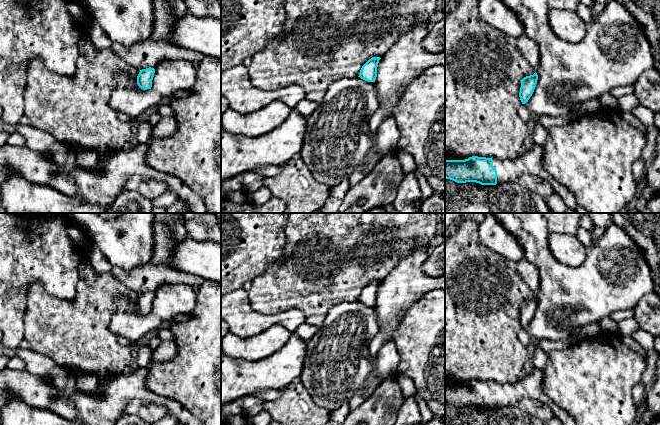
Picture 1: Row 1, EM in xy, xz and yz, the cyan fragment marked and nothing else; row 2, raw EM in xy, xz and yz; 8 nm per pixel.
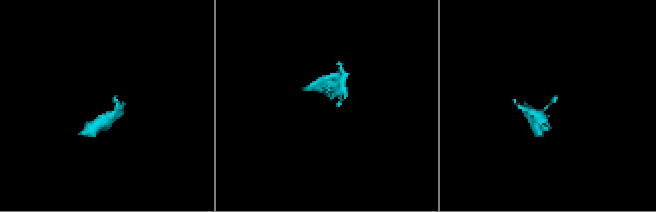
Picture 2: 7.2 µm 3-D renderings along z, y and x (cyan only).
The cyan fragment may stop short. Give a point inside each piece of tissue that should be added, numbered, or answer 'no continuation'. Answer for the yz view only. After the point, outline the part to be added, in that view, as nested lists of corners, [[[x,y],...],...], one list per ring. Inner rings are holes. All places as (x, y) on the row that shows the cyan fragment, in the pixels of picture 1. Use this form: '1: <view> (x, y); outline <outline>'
1: yz (530, 162); outline [[[534,144],[515,160],[500,160],[493,157],[493,166],[497,171],[497,184],[519,181],[524,174],[537,176],[553,187],[554,192],[564,199],[568,209],[575,210],[578,206],[575,196],[544,169],[542,165],[544,153],[543,145]]]

